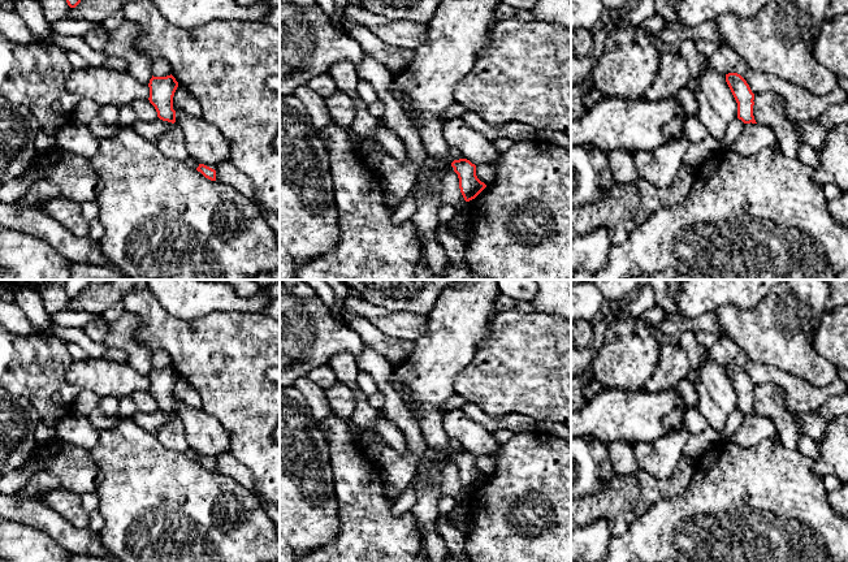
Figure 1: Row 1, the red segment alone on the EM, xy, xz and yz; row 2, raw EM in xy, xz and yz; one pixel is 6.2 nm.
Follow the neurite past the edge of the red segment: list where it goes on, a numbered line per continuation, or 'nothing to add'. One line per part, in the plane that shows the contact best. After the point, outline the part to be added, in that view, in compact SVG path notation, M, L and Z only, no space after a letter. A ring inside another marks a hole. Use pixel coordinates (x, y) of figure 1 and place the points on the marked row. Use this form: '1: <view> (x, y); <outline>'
nothing to add

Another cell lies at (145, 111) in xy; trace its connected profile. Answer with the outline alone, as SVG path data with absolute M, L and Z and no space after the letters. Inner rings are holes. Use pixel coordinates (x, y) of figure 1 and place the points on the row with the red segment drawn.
M138 100L131 104L134 112L137 113L137 118L144 122L156 121L157 112L155 107L150 103L150 100Z

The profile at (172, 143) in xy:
M177 125L165 130L153 144L168 157L186 161L190 157L182 131Z

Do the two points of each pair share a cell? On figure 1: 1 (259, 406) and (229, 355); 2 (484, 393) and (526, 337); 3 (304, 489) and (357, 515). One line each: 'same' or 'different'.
1: same
2: same
3: different

